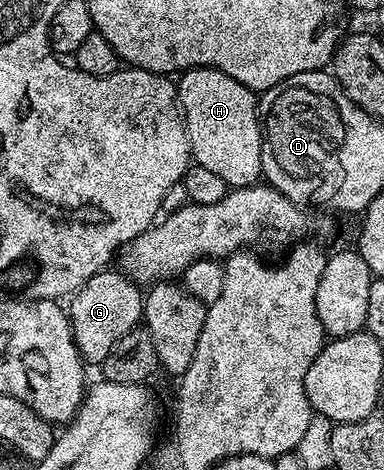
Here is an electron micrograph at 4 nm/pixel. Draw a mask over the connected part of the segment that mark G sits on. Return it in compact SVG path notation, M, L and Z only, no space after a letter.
M102 271L87 279L87 283L72 294L68 302L70 305L67 305L73 341L81 352L81 360L93 367L100 366L101 361L107 359L111 347L115 347L115 343L119 343L127 331L138 328L143 321L142 290L137 290L140 288L123 273L109 272Z

